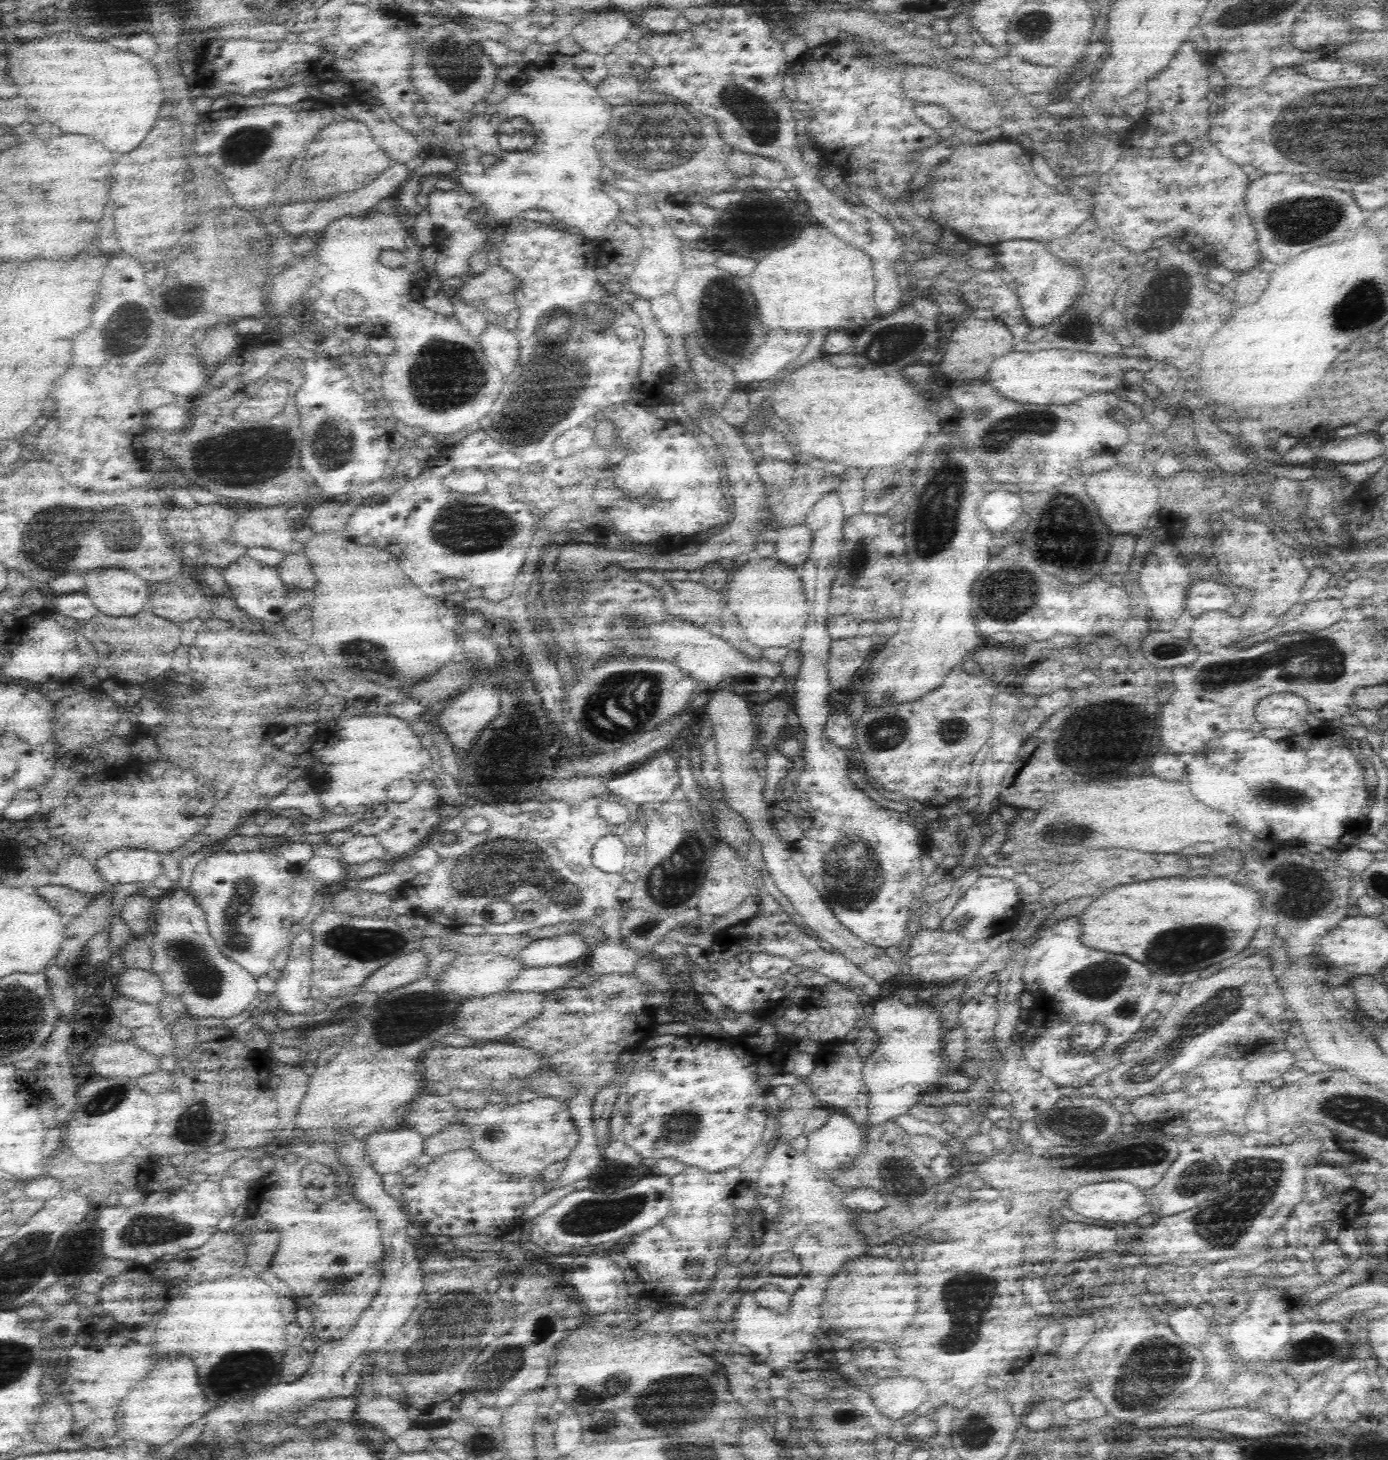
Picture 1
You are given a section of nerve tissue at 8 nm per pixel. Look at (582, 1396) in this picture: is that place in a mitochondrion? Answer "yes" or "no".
yes

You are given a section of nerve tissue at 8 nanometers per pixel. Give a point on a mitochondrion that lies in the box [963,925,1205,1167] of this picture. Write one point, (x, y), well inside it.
(1103, 980)

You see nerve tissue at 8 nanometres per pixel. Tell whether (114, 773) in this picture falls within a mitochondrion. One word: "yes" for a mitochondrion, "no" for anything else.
no

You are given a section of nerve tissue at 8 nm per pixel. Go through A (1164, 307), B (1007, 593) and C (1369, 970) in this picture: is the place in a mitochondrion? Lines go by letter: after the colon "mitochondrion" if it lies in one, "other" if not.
A: mitochondrion
B: mitochondrion
C: other

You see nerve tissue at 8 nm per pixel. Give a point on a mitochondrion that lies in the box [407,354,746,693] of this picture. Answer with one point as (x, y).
(461, 526)

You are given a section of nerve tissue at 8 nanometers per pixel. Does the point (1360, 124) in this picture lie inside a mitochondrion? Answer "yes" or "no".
yes

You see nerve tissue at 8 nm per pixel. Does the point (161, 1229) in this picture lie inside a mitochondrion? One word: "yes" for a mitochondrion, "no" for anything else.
yes

